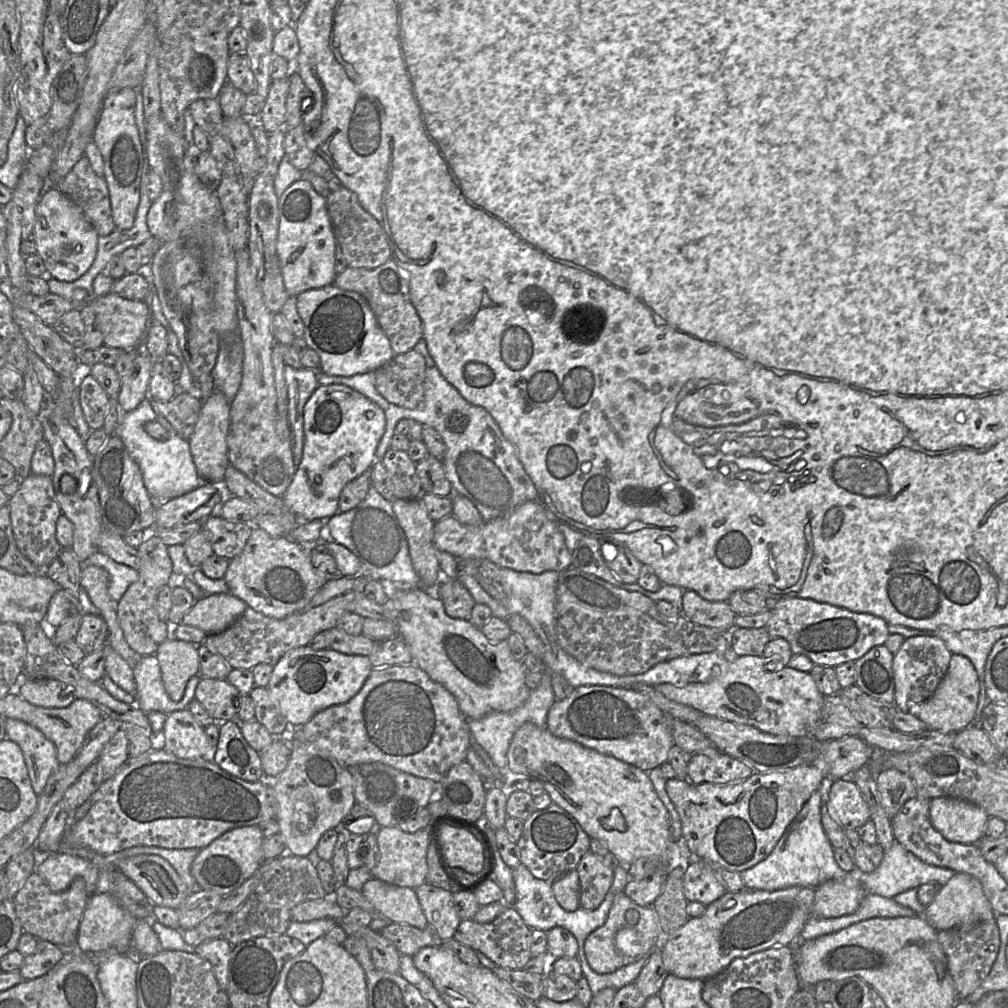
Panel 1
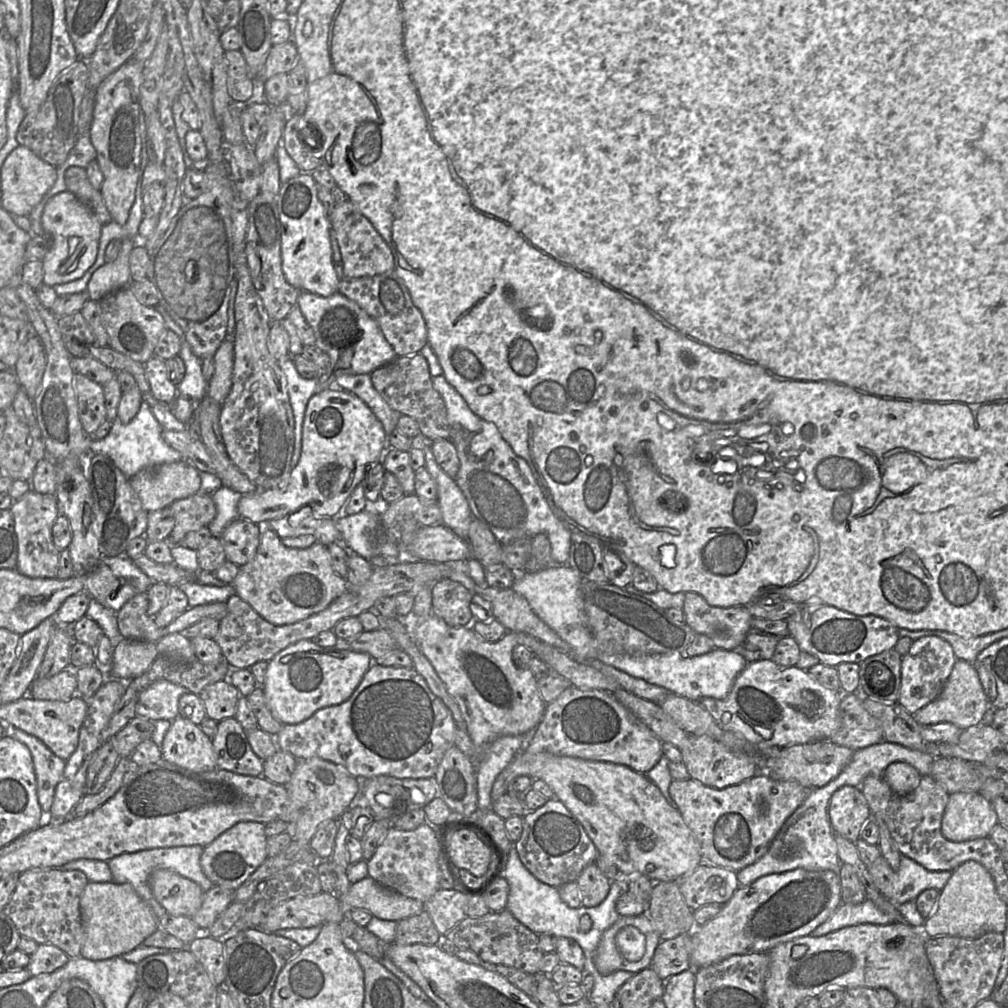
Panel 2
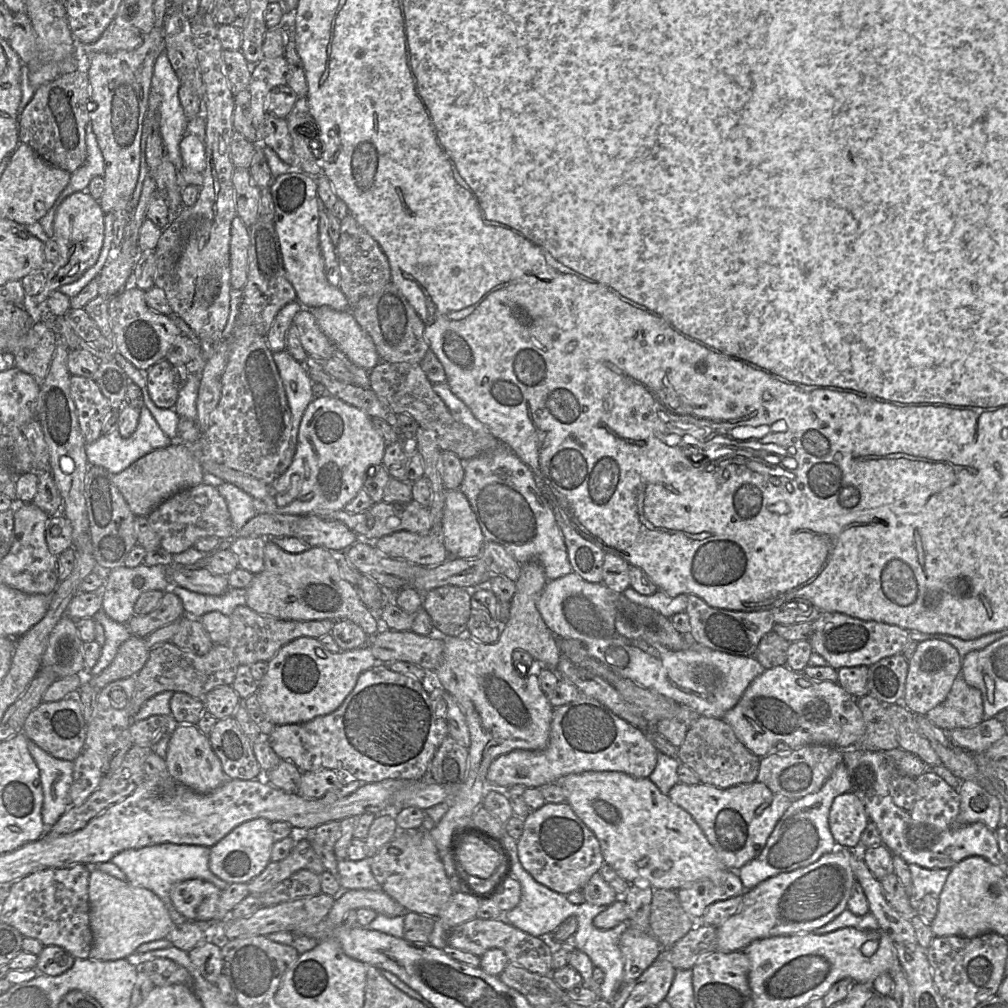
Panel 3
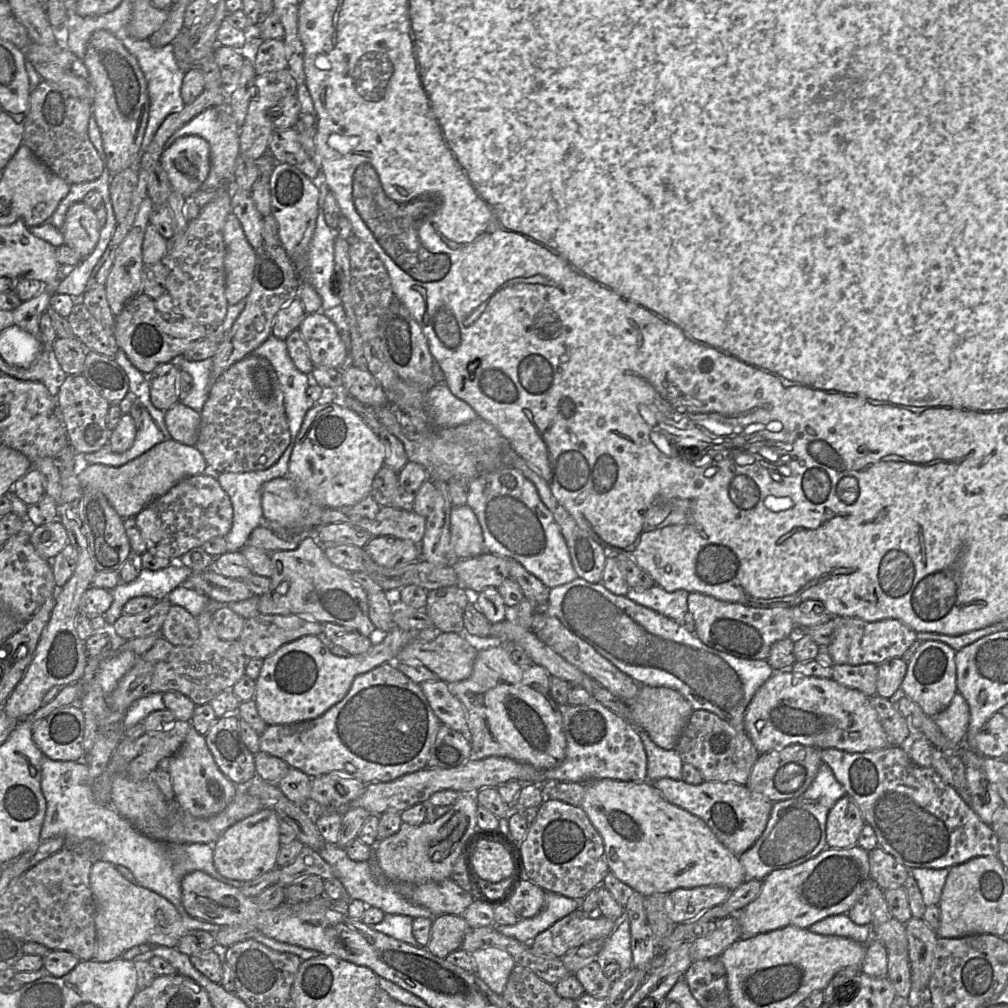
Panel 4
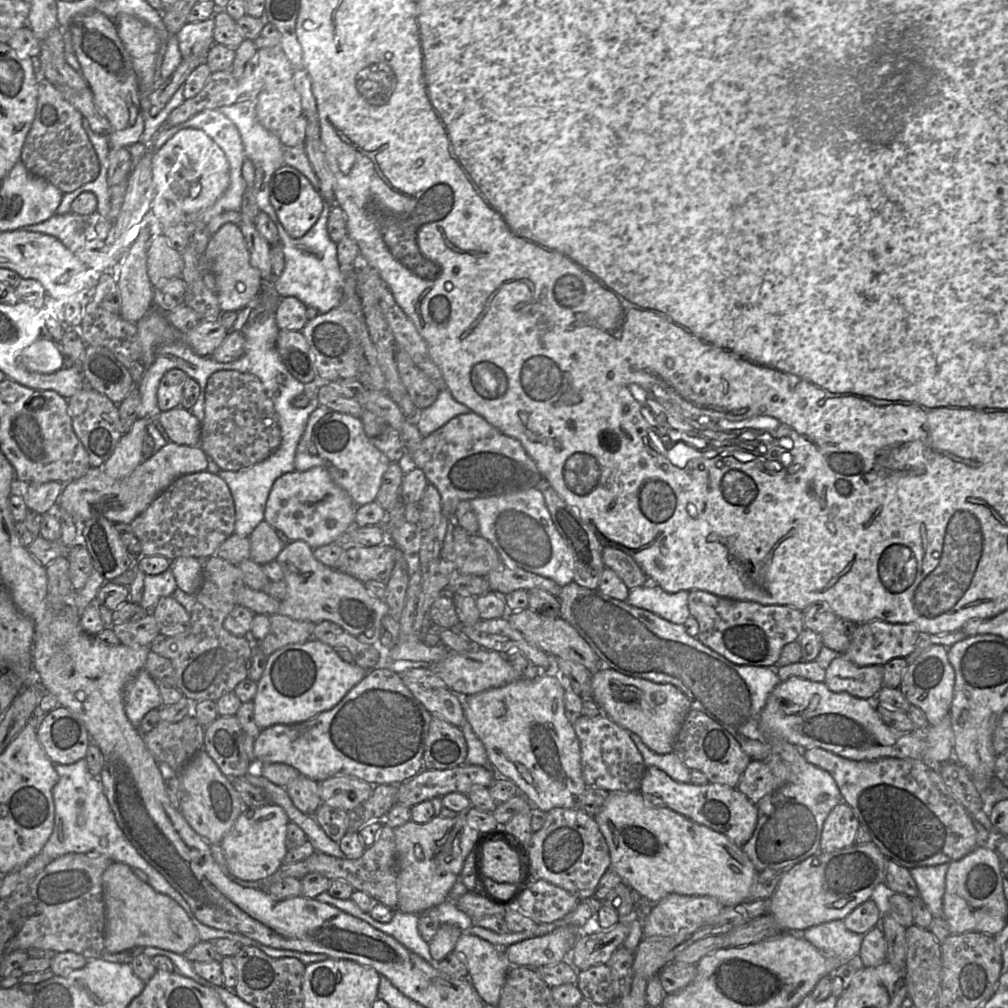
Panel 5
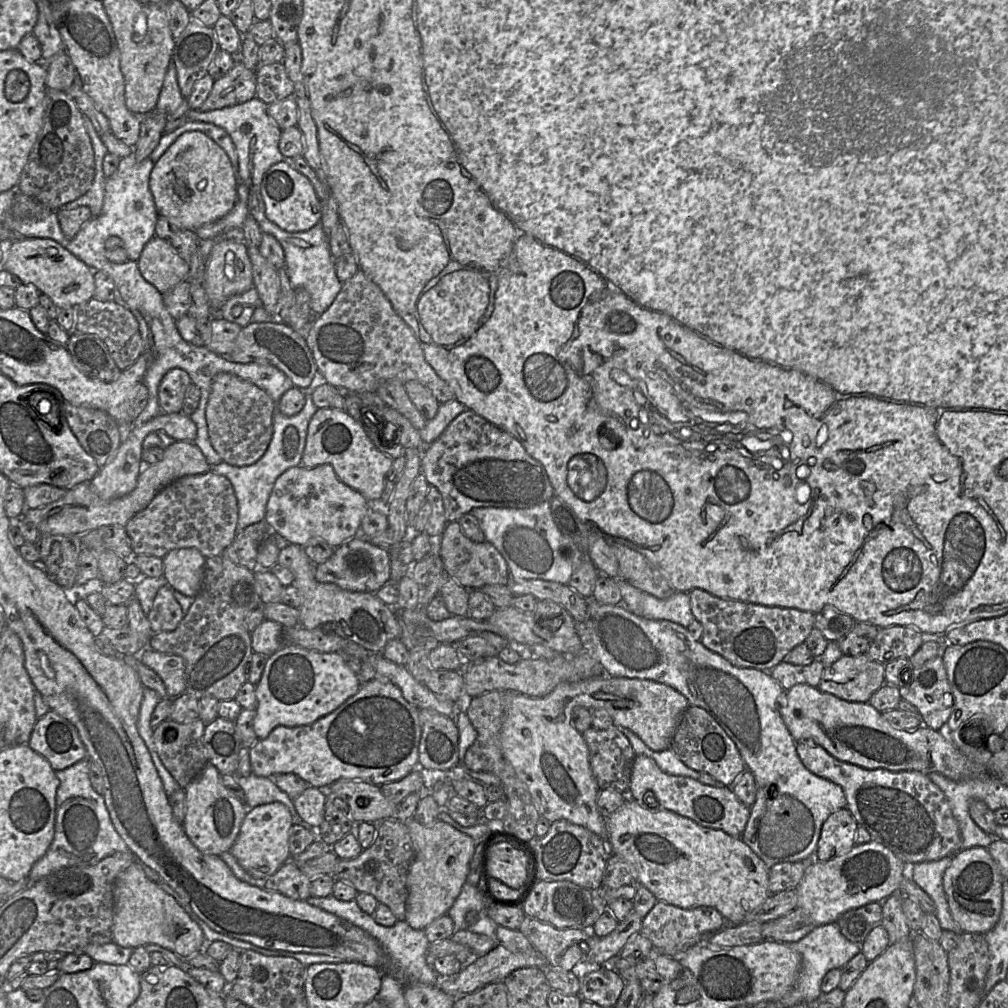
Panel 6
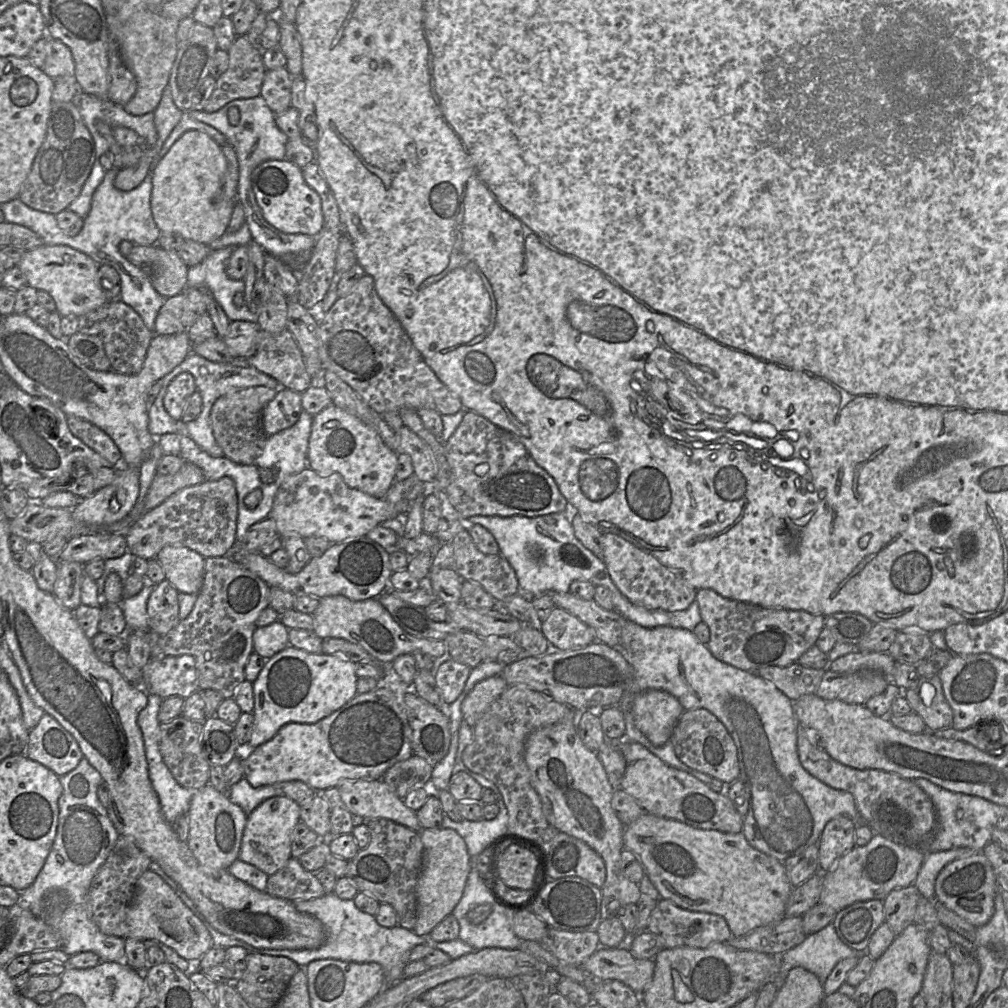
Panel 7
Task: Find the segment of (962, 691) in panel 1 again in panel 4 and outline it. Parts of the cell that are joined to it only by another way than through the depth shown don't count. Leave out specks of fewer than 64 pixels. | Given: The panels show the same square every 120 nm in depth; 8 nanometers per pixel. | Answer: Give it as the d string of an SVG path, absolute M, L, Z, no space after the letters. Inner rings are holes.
M957 692L949 706L934 718L934 722L942 734L954 744L954 746L959 747L964 744L969 718L968 703L964 697Z

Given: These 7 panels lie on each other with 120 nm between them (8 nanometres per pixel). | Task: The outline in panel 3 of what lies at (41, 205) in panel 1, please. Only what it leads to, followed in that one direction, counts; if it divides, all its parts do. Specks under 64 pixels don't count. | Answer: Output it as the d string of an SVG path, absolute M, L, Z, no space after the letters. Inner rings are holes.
M87 190L75 192L66 197L56 210L53 221L53 239L59 248L59 257L46 268L45 283L34 297L28 297L46 310L46 300L62 285L78 280L98 260L104 239L104 216L98 200Z

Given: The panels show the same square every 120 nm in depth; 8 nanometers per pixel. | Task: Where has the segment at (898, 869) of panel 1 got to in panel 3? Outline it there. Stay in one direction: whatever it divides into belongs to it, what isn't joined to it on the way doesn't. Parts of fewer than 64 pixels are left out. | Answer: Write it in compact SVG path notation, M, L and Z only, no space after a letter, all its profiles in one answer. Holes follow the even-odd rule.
M908 864L908 867L912 878L912 906L913 902L918 903L927 894L939 897L950 869L927 869L917 864Z

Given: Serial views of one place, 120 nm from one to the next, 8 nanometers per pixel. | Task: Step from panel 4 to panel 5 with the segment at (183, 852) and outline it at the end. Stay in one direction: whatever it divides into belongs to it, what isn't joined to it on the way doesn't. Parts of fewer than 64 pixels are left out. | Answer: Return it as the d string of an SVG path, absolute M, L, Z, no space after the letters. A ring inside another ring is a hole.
M83 758L72 764L54 764L54 770L59 776L58 782L52 789L54 826L40 853L52 860L67 853L101 855L112 861L138 868L145 872L148 877L147 884L154 890L170 896L189 916L194 915L181 894L137 852L126 838L116 822L100 780L89 772L86 760Z

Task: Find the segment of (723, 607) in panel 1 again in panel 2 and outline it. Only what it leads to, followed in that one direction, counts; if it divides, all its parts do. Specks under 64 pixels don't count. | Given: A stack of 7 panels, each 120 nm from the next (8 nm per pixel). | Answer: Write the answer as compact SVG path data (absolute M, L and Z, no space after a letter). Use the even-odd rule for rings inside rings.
M686 592L685 623L709 637L715 648L737 650L752 628L753 616L746 606L716 607L695 592Z

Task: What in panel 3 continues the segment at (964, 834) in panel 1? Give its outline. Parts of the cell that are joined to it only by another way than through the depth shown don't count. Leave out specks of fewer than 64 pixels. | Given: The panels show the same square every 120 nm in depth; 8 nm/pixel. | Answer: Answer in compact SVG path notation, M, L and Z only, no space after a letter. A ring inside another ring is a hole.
M970 780L961 783L958 794L960 809L952 828L980 822L995 831L1002 825L1003 807L997 796Z

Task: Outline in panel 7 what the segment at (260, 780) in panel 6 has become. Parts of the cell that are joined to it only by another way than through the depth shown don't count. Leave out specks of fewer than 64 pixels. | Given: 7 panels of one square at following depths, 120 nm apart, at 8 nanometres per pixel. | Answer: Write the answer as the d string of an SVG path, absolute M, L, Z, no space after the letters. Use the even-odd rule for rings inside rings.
M240 779L228 789L229 800L240 806L246 815L249 815L256 807L264 801L275 796L282 796L283 791L280 784L272 784L254 788L245 779Z

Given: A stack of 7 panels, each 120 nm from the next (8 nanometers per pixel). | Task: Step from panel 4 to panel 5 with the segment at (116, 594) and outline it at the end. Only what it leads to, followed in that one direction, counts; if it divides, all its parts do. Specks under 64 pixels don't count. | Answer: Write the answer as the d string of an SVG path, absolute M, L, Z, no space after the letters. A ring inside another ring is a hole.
M170 568L159 574L143 574L140 603L147 612L152 613L160 598L171 596L177 588Z

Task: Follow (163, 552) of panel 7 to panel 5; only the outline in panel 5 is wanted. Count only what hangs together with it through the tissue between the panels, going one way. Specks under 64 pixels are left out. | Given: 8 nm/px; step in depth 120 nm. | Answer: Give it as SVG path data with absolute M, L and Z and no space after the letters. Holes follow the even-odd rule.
M180 556L171 560L170 569L176 585L187 594L196 595L203 580L204 560L192 556Z

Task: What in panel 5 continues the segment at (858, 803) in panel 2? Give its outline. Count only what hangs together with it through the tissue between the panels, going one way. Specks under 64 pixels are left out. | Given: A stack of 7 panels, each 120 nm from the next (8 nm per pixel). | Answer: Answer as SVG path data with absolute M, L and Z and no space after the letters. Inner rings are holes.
M842 801L824 821L819 852L830 853L854 845L859 827L852 808Z

